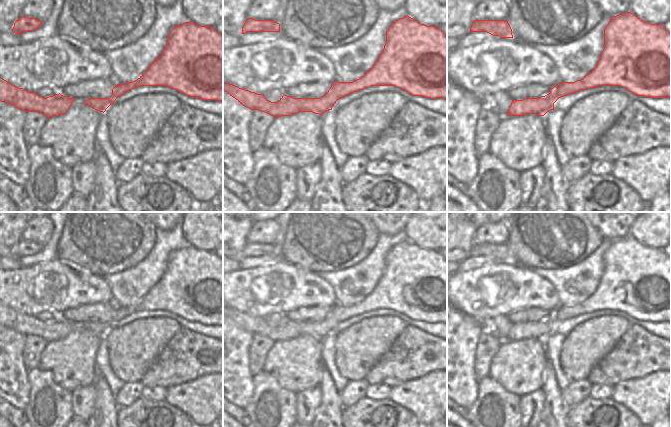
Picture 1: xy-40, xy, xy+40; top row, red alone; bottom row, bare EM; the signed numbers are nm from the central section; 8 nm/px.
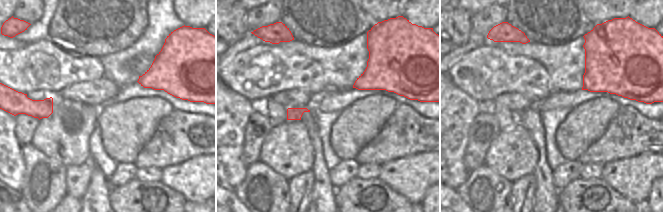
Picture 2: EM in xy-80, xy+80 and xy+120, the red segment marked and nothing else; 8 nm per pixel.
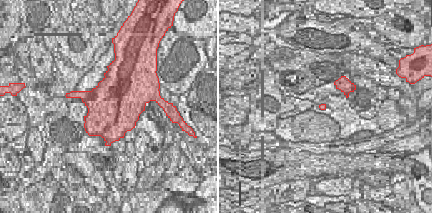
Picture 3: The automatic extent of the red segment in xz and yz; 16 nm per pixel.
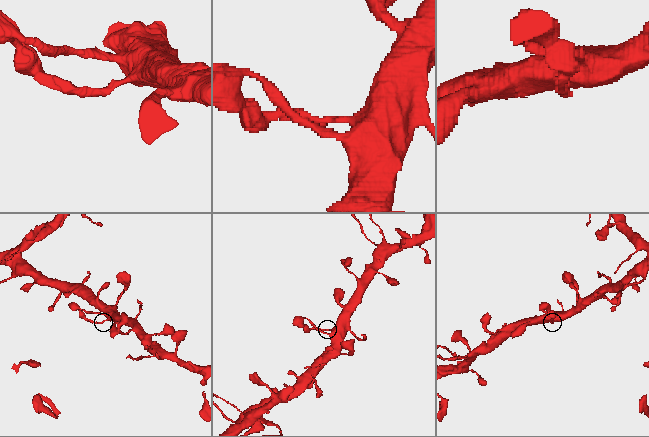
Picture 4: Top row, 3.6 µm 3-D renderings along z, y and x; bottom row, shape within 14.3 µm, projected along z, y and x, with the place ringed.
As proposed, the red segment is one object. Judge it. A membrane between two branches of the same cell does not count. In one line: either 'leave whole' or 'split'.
leave whole

